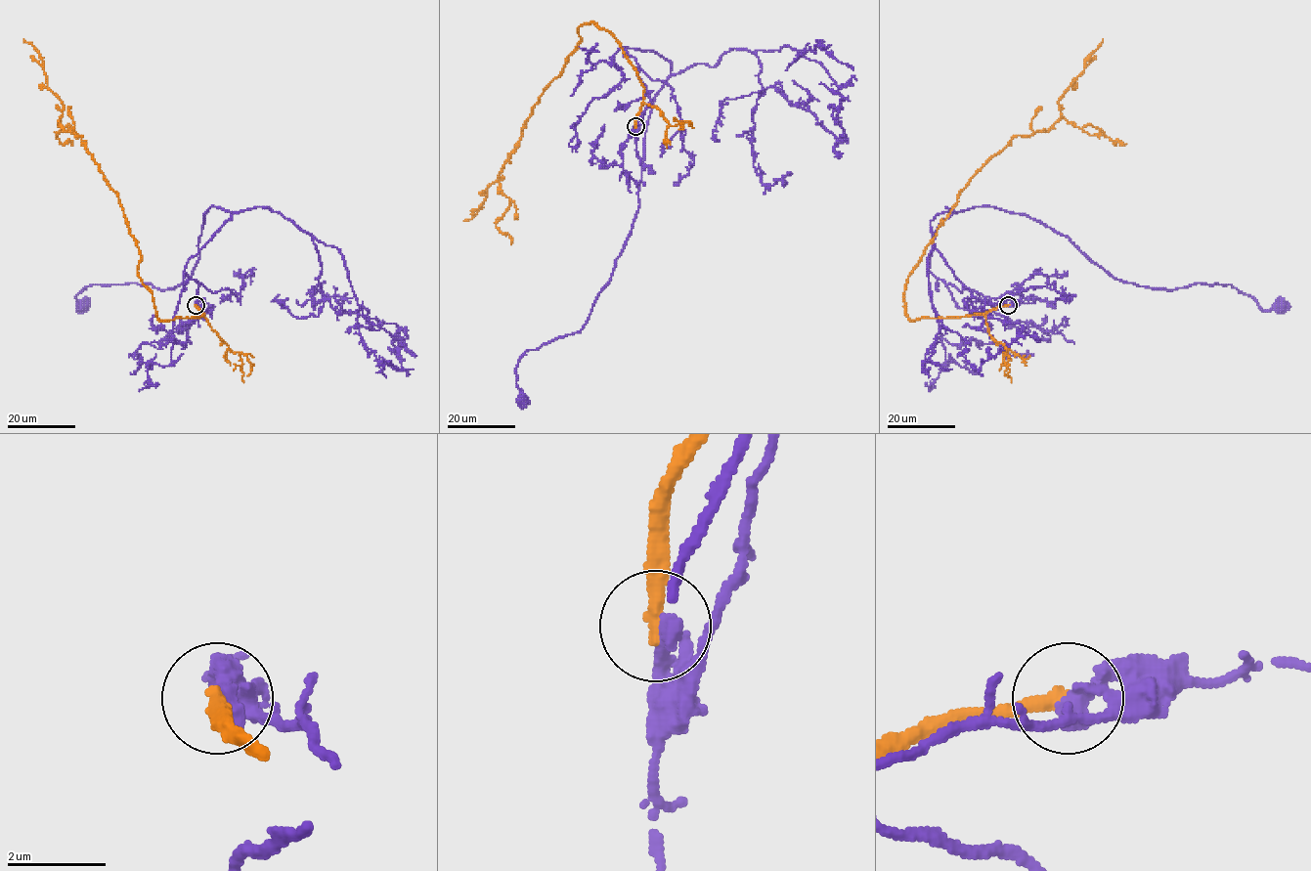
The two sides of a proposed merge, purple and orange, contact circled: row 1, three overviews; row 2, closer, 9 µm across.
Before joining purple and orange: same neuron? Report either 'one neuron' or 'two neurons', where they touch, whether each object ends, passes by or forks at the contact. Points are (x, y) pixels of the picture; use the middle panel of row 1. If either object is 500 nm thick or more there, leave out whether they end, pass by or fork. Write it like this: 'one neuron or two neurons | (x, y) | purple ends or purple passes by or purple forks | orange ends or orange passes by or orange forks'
two neurons | (635, 126) | purple ends | orange ends

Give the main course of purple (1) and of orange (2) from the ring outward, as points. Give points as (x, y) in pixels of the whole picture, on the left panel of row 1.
1: (196, 305), (210, 311), (186, 263), (231, 219), (214, 206), (186, 283), (87, 285), (81, 307)
2: (196, 305), (204, 315), (157, 318), (118, 195), (81, 136), (65, 131), (43, 58), (23, 39)

